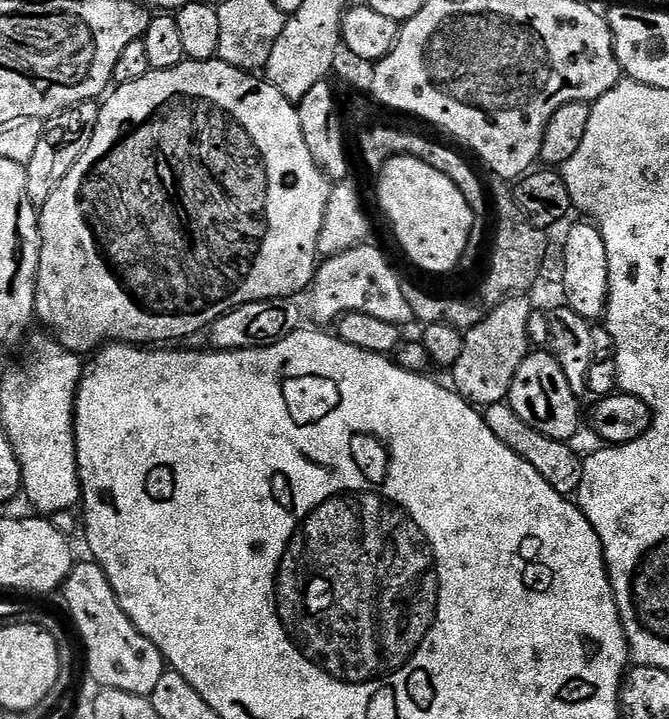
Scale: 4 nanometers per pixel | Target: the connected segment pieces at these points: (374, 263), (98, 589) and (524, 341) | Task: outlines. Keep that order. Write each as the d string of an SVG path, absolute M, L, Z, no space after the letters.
M365 242L359 248L351 248L346 252L340 252L337 256L328 256L319 265L316 271L316 279L310 285L312 292L312 308L316 311L316 316L320 320L339 321L345 316L351 316L353 312L370 314L370 318L382 318L382 322L390 322L407 326L413 323L414 317L410 310L410 302L406 302L406 294L402 294L404 280L402 276L392 269L392 264L376 248L371 248L371 243Z
M95 562L77 563L64 581L62 595L68 603L68 612L80 631L79 643L84 643L82 652L88 655L87 675L99 682L103 689L126 690L126 694L152 697L158 682L166 671L164 655L136 629L122 610L106 574Z
M524 294L508 297L501 304L495 305L485 320L484 317L477 319L475 326L464 332L462 358L458 358L456 365L451 368L450 376L455 391L469 404L487 406L507 401L514 376L518 374L518 368L522 366L524 359L530 355L528 327L534 304L528 298Z

